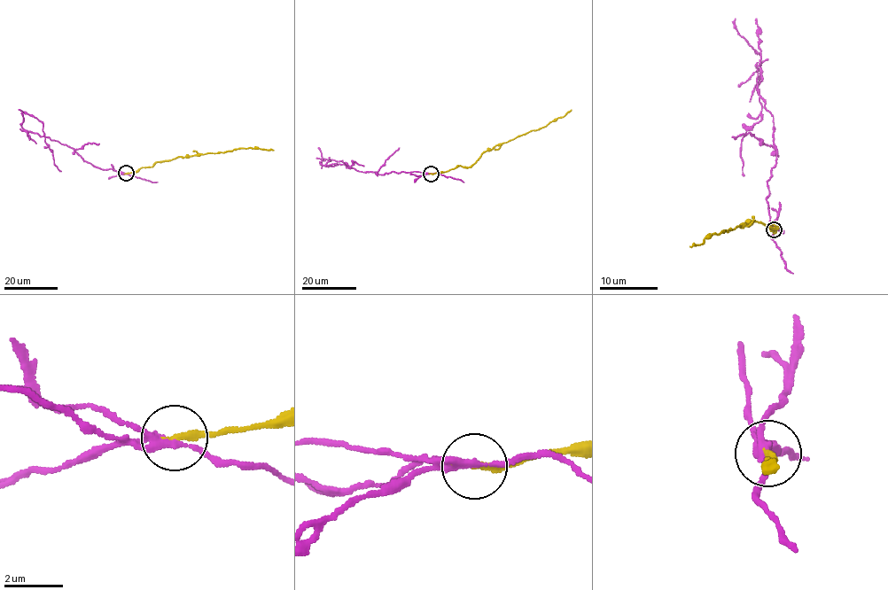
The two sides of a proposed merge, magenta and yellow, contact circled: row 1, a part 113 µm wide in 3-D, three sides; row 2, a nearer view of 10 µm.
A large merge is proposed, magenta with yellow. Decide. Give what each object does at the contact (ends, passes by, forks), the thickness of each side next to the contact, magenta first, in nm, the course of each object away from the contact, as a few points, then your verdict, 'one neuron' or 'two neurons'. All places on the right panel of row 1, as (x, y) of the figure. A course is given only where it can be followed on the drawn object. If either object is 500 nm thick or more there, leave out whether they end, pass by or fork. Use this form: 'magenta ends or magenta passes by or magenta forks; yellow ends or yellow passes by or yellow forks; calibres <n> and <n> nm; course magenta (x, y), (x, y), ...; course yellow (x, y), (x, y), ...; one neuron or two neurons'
magenta forks; yellow ends; calibres 190 and 240 nm; course magenta (774, 230), (766, 197), (776, 157), (772, 116), (757, 91), (761, 55), (737, 32), (735, 19); course yellow (774, 229), (775, 233), (777, 229), (760, 222), (743, 223), (690, 246); two neurons

